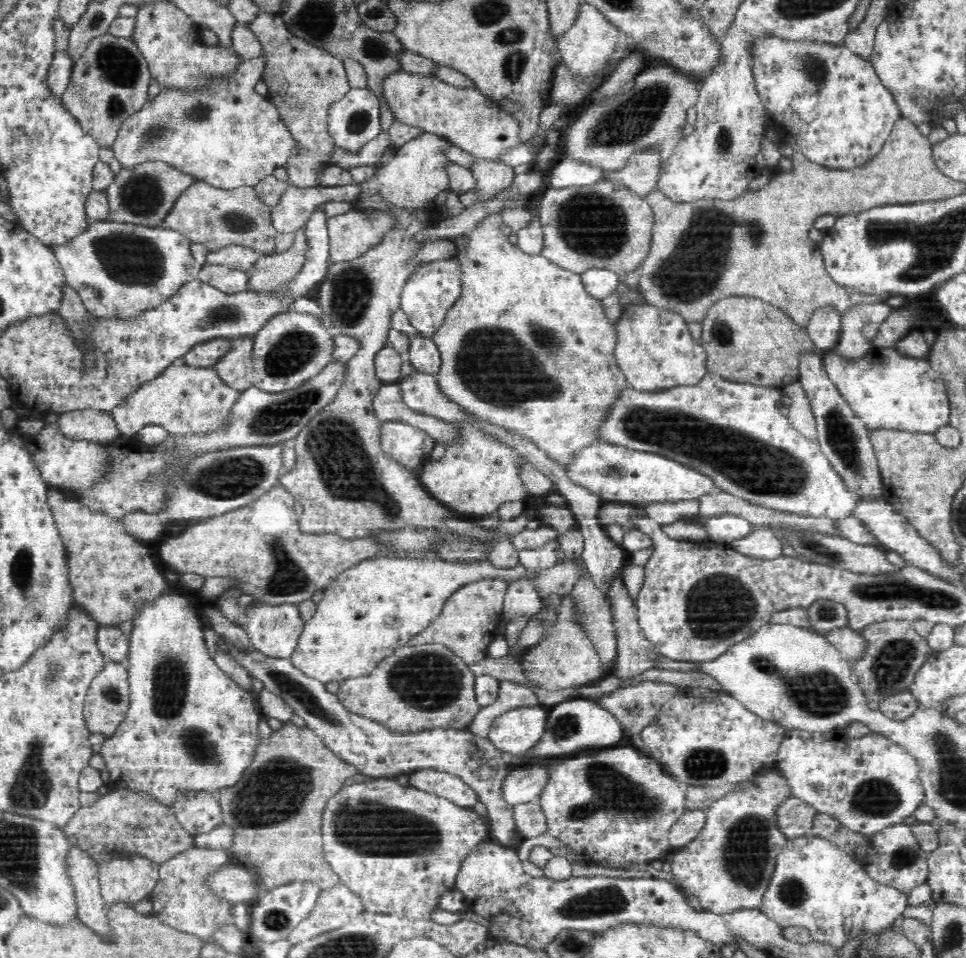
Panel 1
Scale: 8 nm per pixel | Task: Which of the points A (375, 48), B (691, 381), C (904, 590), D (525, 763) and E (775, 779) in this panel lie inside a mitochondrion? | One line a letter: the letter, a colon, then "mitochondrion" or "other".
A: mitochondrion
B: other
C: mitochondrion
D: other
E: other

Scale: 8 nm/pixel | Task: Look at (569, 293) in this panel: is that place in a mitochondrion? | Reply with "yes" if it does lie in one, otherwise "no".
no

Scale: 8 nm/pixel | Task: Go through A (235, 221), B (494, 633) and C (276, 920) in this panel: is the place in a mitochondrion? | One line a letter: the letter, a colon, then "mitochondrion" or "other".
A: mitochondrion
B: other
C: mitochondrion

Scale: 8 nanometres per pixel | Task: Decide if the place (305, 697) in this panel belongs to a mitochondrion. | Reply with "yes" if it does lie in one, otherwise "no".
yes

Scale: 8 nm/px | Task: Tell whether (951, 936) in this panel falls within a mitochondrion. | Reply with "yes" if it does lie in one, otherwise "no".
yes

